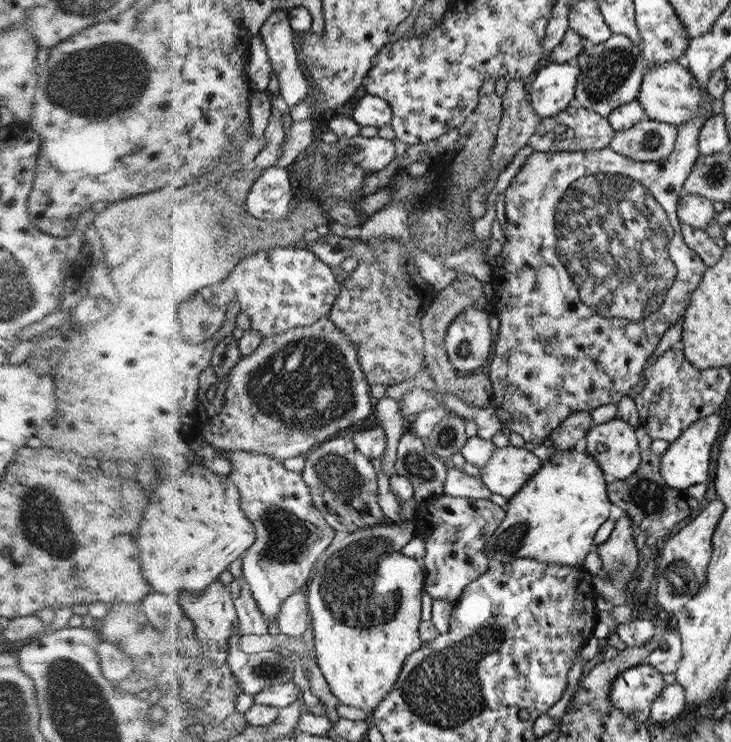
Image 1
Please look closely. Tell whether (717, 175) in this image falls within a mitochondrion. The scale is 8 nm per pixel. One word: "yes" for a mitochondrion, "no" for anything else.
yes

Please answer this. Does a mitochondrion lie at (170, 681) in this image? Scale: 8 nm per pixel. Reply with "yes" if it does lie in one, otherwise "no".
no

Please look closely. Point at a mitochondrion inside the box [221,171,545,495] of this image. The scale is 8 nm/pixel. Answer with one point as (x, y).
(306, 384)

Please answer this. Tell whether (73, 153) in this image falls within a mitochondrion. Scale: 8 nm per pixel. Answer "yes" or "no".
no

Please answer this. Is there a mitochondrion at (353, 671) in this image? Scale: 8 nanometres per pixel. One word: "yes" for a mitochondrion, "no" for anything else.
no

